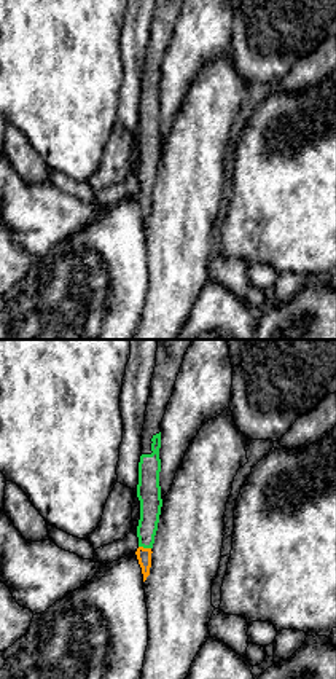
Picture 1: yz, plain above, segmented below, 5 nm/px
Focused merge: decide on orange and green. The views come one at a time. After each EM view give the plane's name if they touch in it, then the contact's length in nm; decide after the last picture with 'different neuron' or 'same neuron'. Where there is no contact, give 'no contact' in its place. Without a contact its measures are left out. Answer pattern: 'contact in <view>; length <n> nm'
contact in yz; length 70 nm

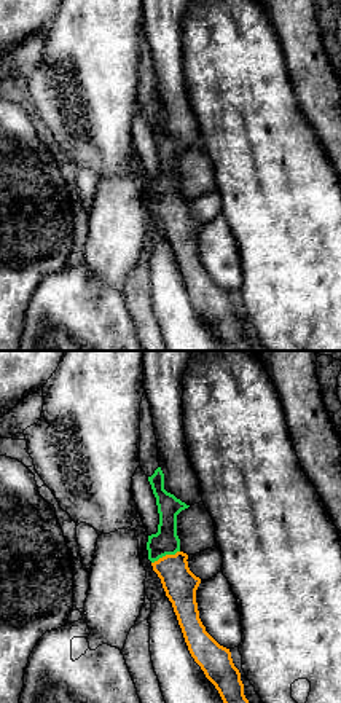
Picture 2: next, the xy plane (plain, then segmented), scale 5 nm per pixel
contact in xy; length 160 nm

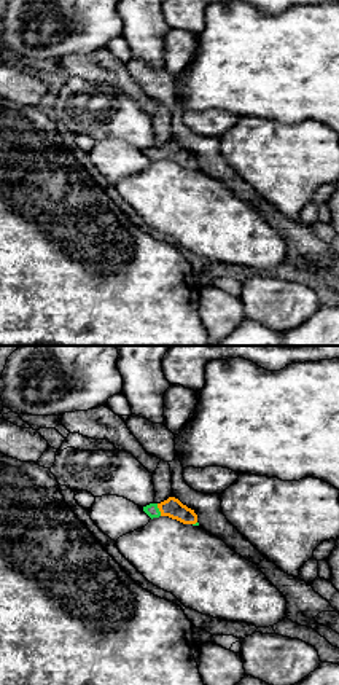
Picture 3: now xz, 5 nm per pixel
contact in xz; length 70 nm

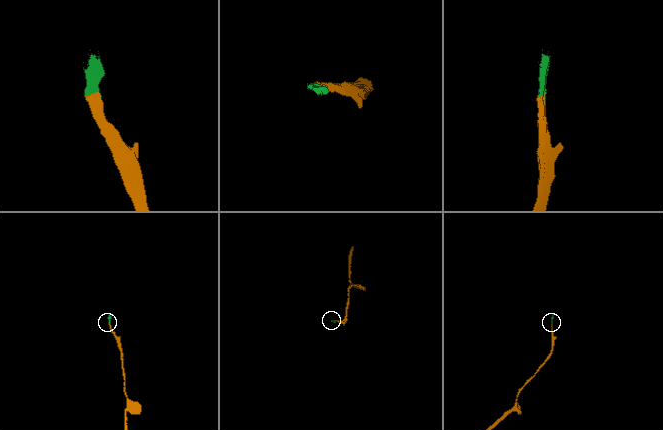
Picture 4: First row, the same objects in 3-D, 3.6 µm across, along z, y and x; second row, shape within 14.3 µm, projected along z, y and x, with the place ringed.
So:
same neuron

